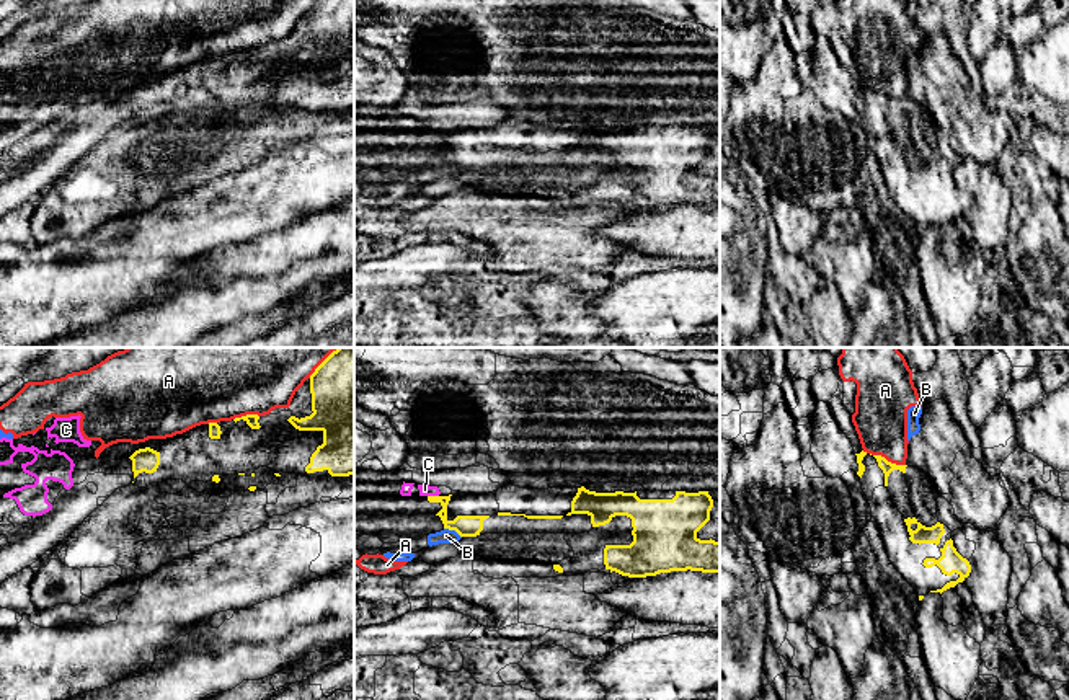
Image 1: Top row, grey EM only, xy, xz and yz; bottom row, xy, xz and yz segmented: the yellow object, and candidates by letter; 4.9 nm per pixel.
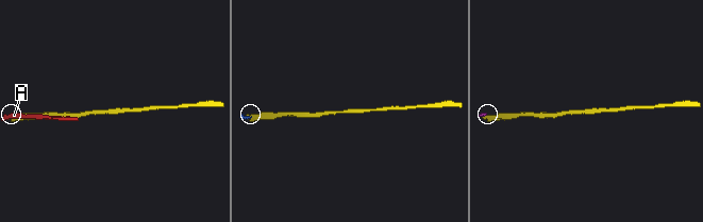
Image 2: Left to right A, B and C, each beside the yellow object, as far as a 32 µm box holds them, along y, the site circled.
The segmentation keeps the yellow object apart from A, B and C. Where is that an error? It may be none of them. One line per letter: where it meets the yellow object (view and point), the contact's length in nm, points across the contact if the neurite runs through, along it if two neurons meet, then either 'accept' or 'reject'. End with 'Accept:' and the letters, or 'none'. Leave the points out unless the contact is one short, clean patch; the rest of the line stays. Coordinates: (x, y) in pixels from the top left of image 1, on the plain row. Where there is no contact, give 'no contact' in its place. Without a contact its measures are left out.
A: meets yellow in yz at (887, 95); contact 190 nm long; reject
B: meets yellow in xz at (452, 163); contact 100 nm long; reject
C: meets yellow in xz at (433, 131); contact 60 nm long; border along xz (428, 129), (438, 131); reject
Accept: none

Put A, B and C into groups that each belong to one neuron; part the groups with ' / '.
A B C

